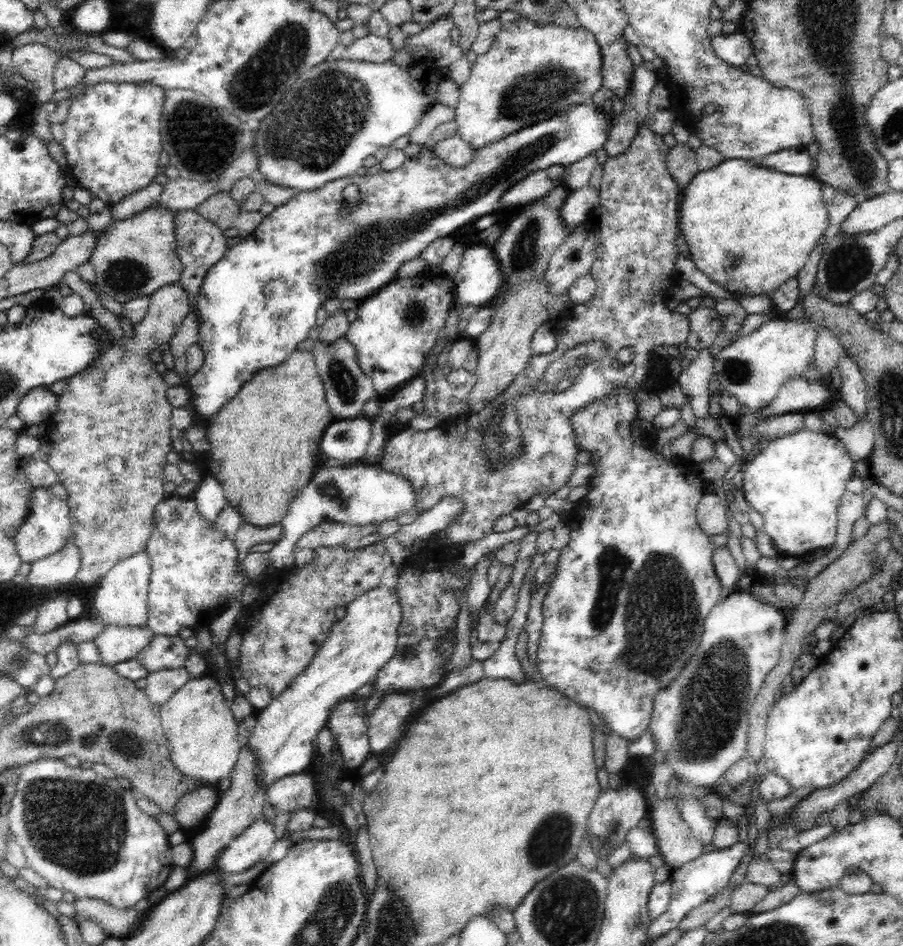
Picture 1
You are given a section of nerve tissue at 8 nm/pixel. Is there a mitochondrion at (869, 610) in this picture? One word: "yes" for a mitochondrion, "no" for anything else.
no

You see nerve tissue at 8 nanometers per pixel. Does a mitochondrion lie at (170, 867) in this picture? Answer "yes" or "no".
no

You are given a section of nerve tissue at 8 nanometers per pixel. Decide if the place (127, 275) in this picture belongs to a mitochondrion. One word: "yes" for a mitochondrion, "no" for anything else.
yes

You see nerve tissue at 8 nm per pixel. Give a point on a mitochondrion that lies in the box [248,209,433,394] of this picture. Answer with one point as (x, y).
(414, 314)

